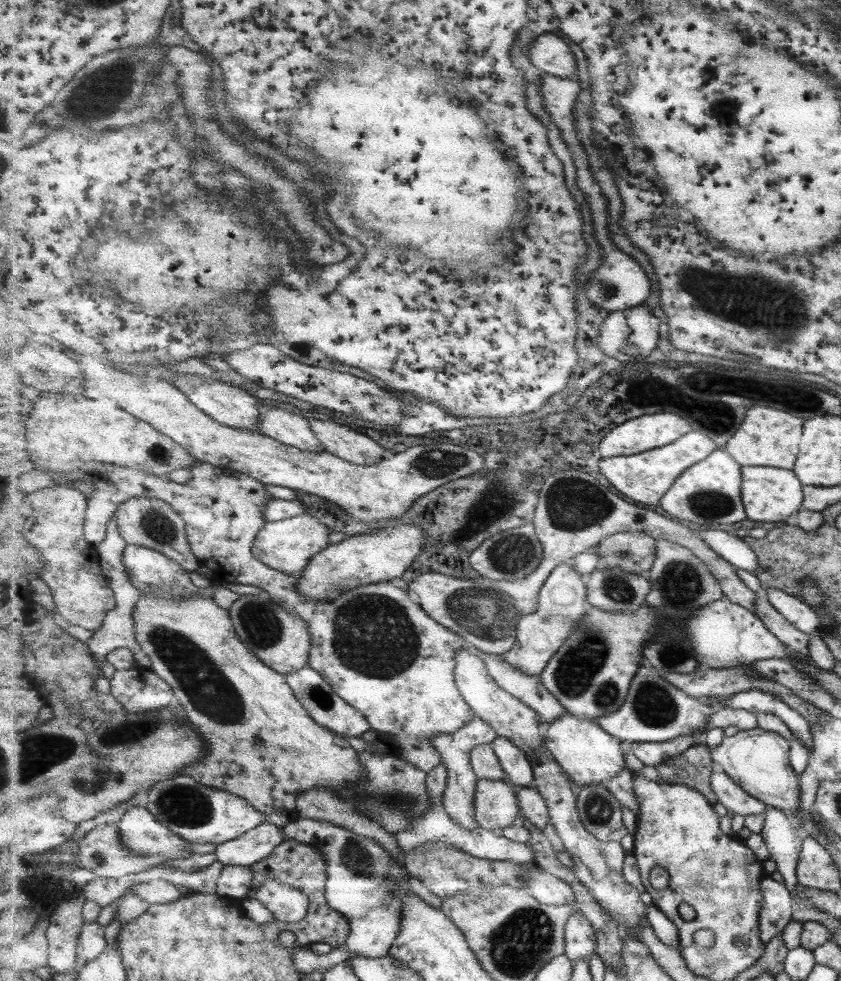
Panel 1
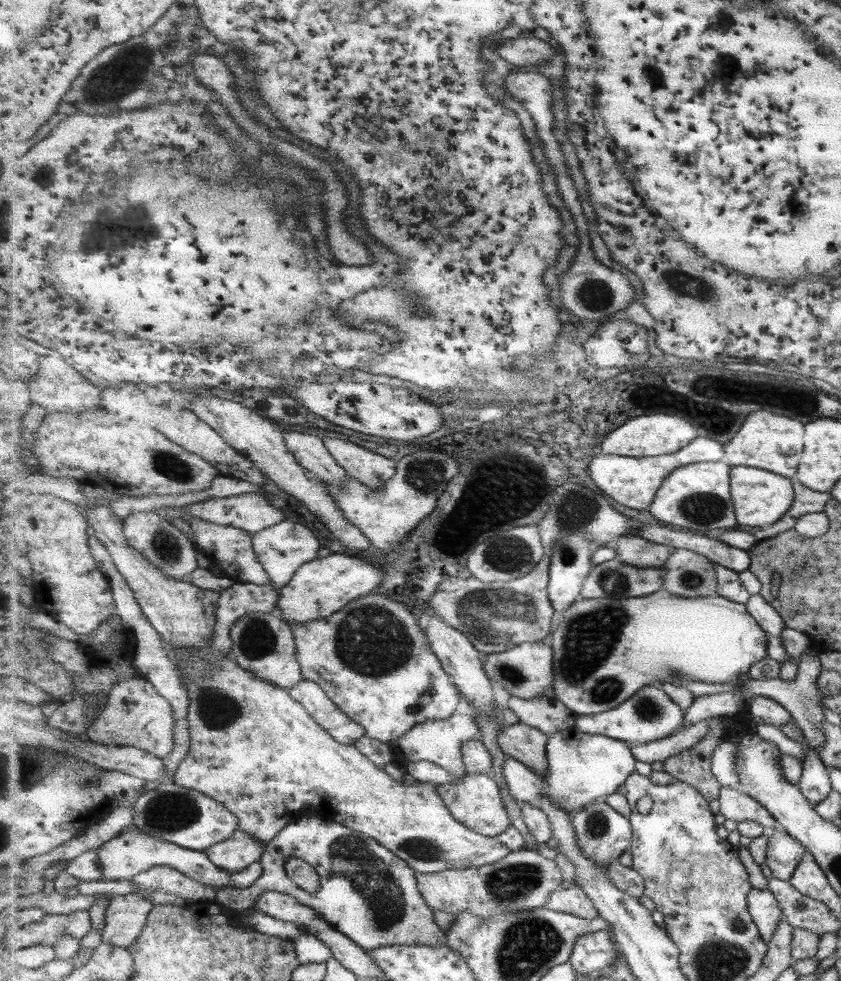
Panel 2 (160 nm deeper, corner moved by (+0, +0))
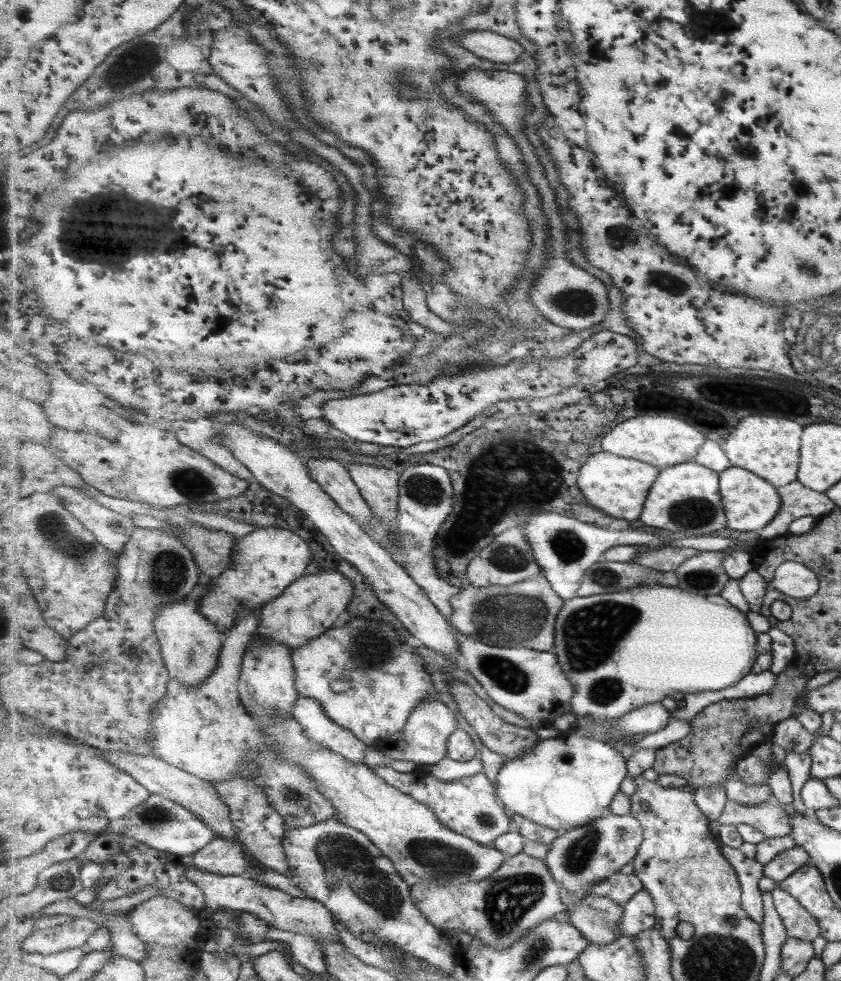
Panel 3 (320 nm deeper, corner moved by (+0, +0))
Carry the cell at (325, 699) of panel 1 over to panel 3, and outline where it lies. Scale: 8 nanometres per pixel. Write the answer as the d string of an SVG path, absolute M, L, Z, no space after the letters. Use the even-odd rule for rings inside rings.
M300 696L294 706L294 717L301 723L306 735L355 764L365 760L367 745L348 728L333 722L316 698Z

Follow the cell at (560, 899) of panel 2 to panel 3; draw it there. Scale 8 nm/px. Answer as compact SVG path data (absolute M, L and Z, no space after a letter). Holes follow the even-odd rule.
M589 894L571 907L570 921L593 945L609 945L623 935L624 905L598 894Z

